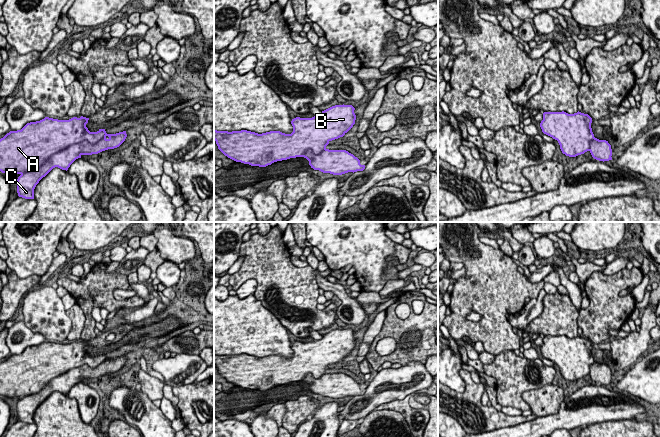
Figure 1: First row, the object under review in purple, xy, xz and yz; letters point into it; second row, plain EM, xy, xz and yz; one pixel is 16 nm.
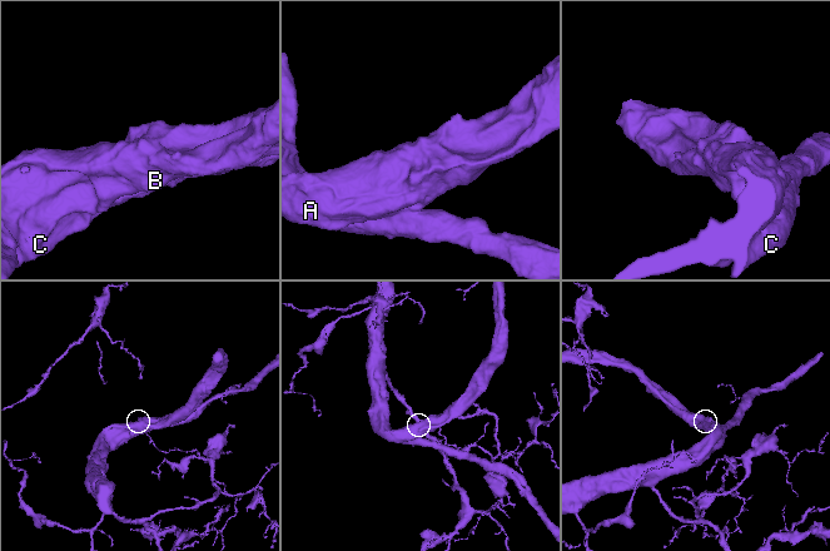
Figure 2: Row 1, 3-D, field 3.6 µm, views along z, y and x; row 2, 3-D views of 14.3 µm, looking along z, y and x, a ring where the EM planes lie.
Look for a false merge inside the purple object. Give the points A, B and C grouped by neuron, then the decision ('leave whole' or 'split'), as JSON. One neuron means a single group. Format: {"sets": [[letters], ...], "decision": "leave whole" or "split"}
{"sets": [["A", "B", "C"]], "decision": "leave whole"}

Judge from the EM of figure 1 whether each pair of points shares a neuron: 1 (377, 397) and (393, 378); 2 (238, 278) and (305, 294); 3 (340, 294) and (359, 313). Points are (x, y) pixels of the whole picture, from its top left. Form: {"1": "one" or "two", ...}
{"1": "one", "2": "one", "3": "one"}

